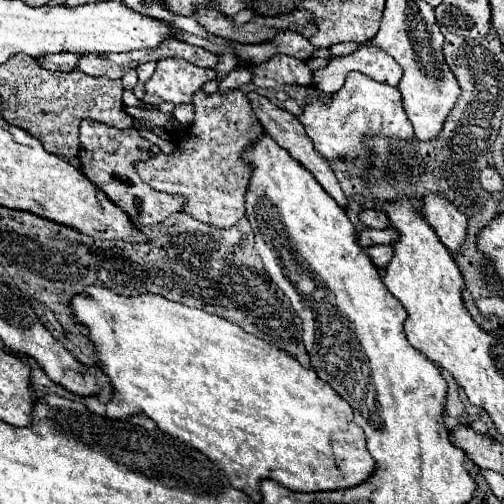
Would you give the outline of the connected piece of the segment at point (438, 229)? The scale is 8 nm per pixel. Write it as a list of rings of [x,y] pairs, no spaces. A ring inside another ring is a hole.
[[[428,192],[424,196],[424,216],[442,244],[456,252],[466,238],[466,216],[446,196]]]

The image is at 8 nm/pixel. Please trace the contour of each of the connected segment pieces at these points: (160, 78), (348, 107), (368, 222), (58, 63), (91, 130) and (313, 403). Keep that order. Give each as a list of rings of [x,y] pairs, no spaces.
[[[178,58],[160,60],[154,76],[146,82],[144,102],[156,106],[162,102],[192,102],[192,94],[214,78],[212,68],[200,68]]]
[[[350,72],[346,76],[344,86],[338,92],[330,94],[328,98],[324,98],[322,92],[310,96],[310,102],[304,104],[302,114],[296,118],[306,128],[308,138],[314,142],[314,150],[324,160],[332,164],[344,162],[348,166],[354,166],[362,174],[362,180],[368,180],[368,174],[374,168],[372,148],[366,136],[382,136],[396,140],[414,138],[414,130],[402,108],[402,98],[398,88],[380,84],[360,72]]]
[[[362,210],[360,212],[360,222],[368,228],[388,228],[388,218],[384,216],[382,210]]]
[[[56,54],[56,56],[44,56],[44,60],[36,60],[42,68],[46,70],[74,70],[76,68],[76,62],[78,62],[80,56],[76,54]]]
[[[84,120],[80,124],[80,152],[78,158],[82,162],[82,172],[96,184],[96,188],[104,190],[104,194],[124,212],[128,212],[130,220],[136,226],[150,226],[162,222],[166,216],[178,212],[184,206],[182,196],[170,196],[164,192],[152,190],[148,184],[138,180],[134,164],[138,160],[146,160],[158,154],[158,146],[144,140],[136,128],[118,130],[108,124],[100,124],[94,120]]]
[[[92,284],[90,290],[92,292],[88,292],[88,296],[86,294],[72,296],[72,314],[76,316],[76,320],[86,324],[88,334],[90,334],[90,342],[92,342],[94,352],[96,352],[96,362],[98,362],[100,370],[110,378],[110,384],[114,388],[114,394],[112,394],[110,402],[106,404],[106,416],[108,418],[130,418],[136,414],[144,414],[144,416],[152,418],[158,424],[158,428],[164,430],[166,434],[190,444],[192,448],[196,448],[204,456],[208,456],[210,460],[220,462],[230,484],[234,488],[246,492],[250,498],[256,498],[256,500],[260,500],[260,488],[258,488],[260,478],[276,480],[278,484],[282,484],[284,488],[294,490],[294,492],[318,492],[318,490],[350,488],[350,486],[364,482],[372,474],[374,458],[366,450],[366,440],[364,440],[362,428],[352,420],[352,406],[328,382],[320,380],[314,370],[300,366],[300,362],[294,356],[286,354],[284,350],[278,350],[276,346],[268,344],[268,342],[264,342],[264,340],[260,340],[260,338],[256,338],[244,330],[240,330],[236,324],[232,324],[232,322],[228,322],[216,314],[208,314],[204,310],[188,308],[188,306],[172,302],[164,296],[156,296],[156,294],[120,296],[120,294],[112,292],[110,288],[104,288],[104,284]]]

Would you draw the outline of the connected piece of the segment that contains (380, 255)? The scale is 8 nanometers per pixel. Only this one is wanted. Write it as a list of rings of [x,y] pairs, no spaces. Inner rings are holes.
[[[370,246],[366,250],[366,254],[372,258],[372,262],[378,266],[378,268],[386,268],[386,264],[390,262],[392,258],[392,246]]]

